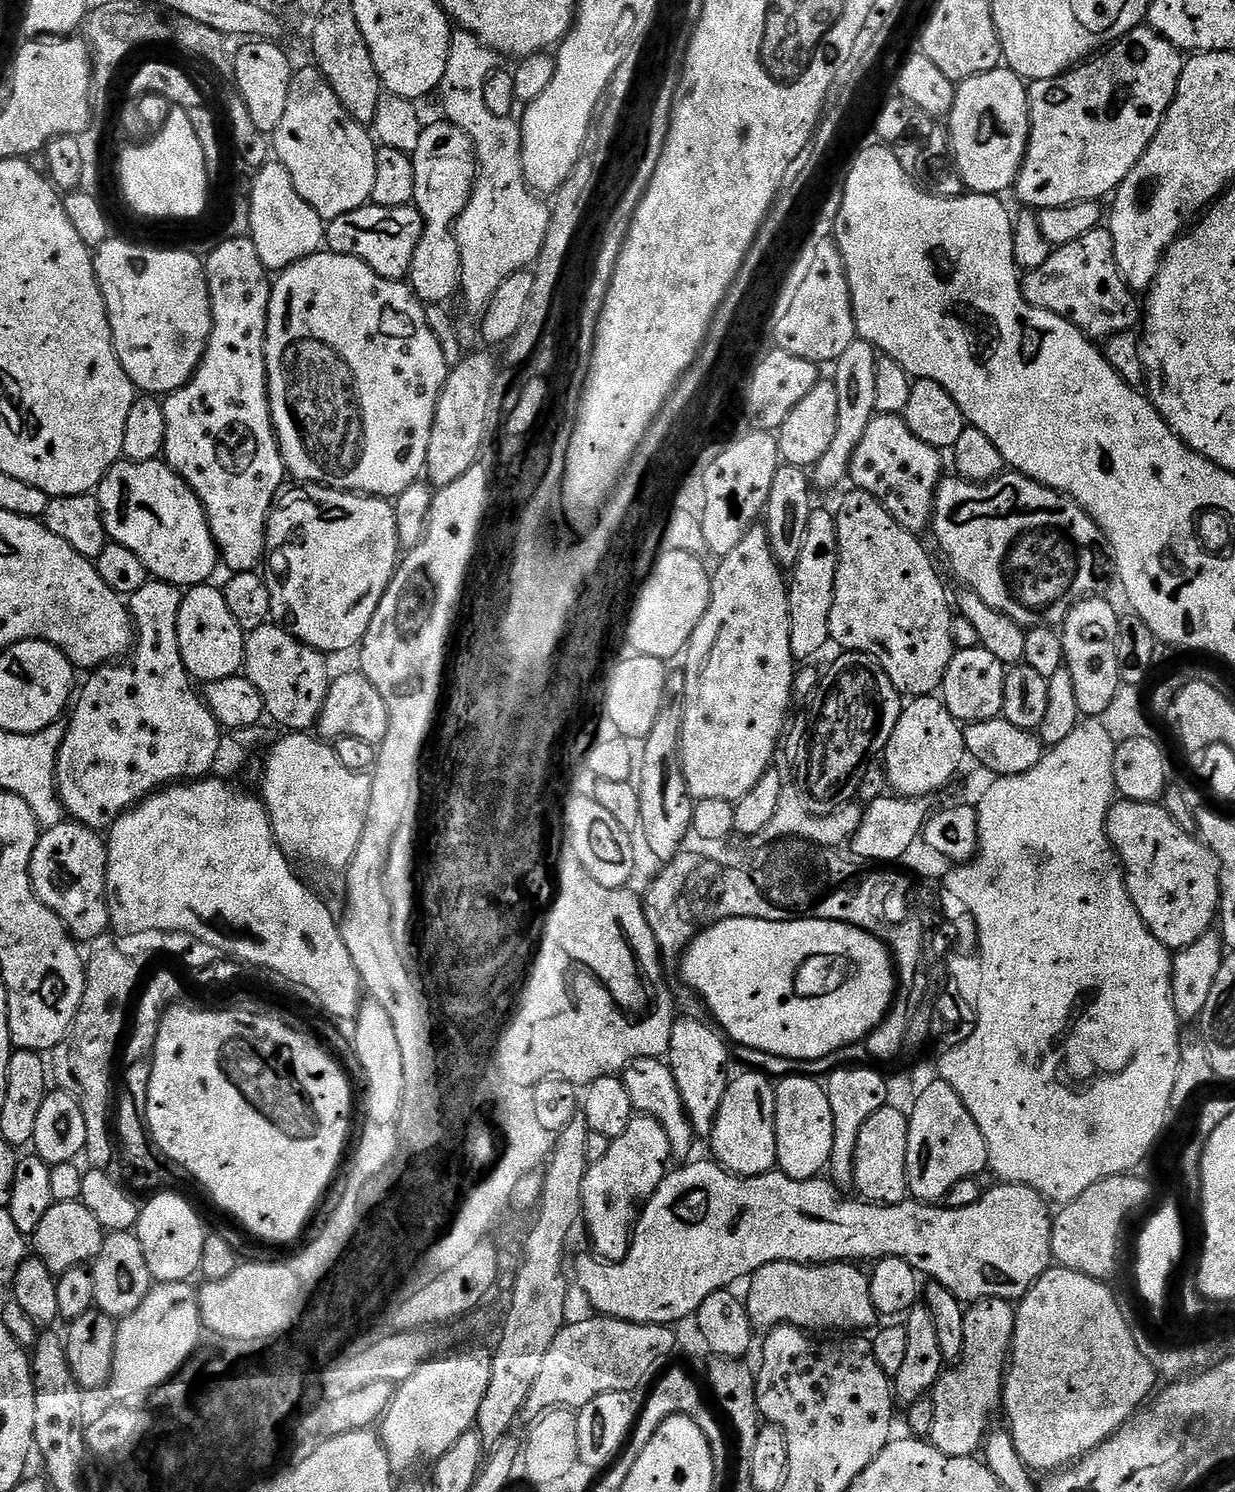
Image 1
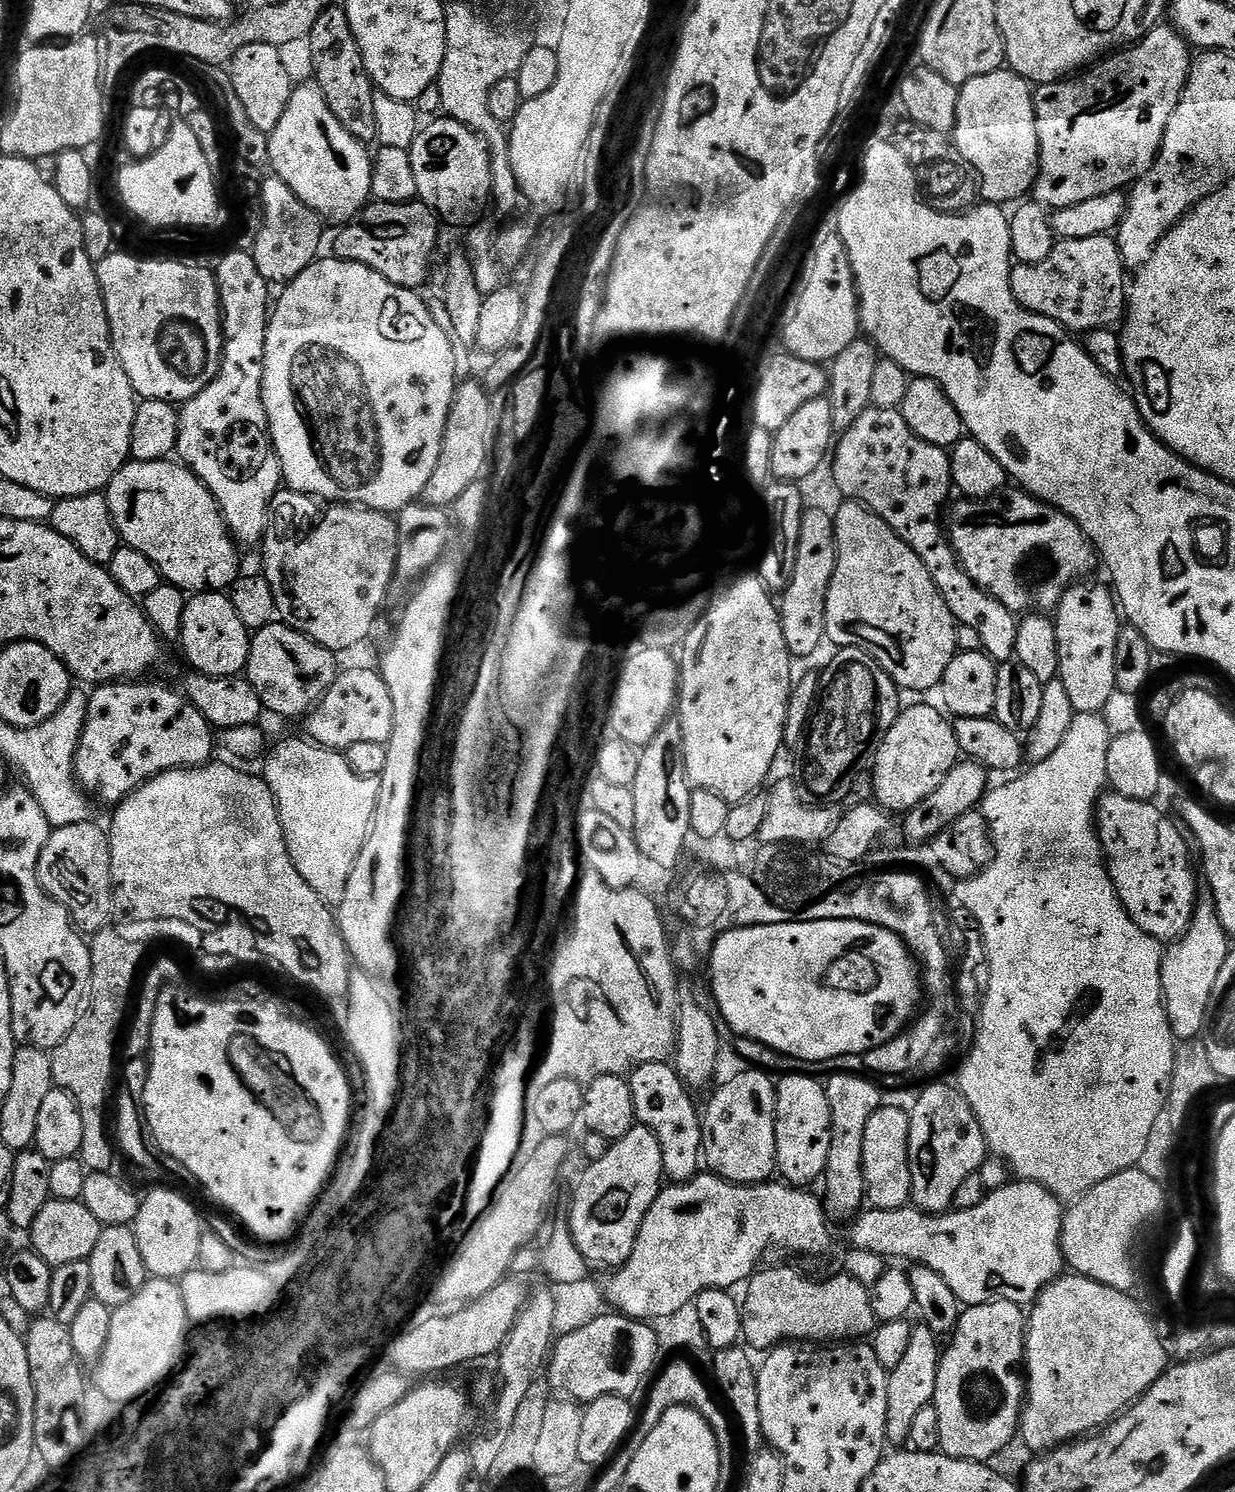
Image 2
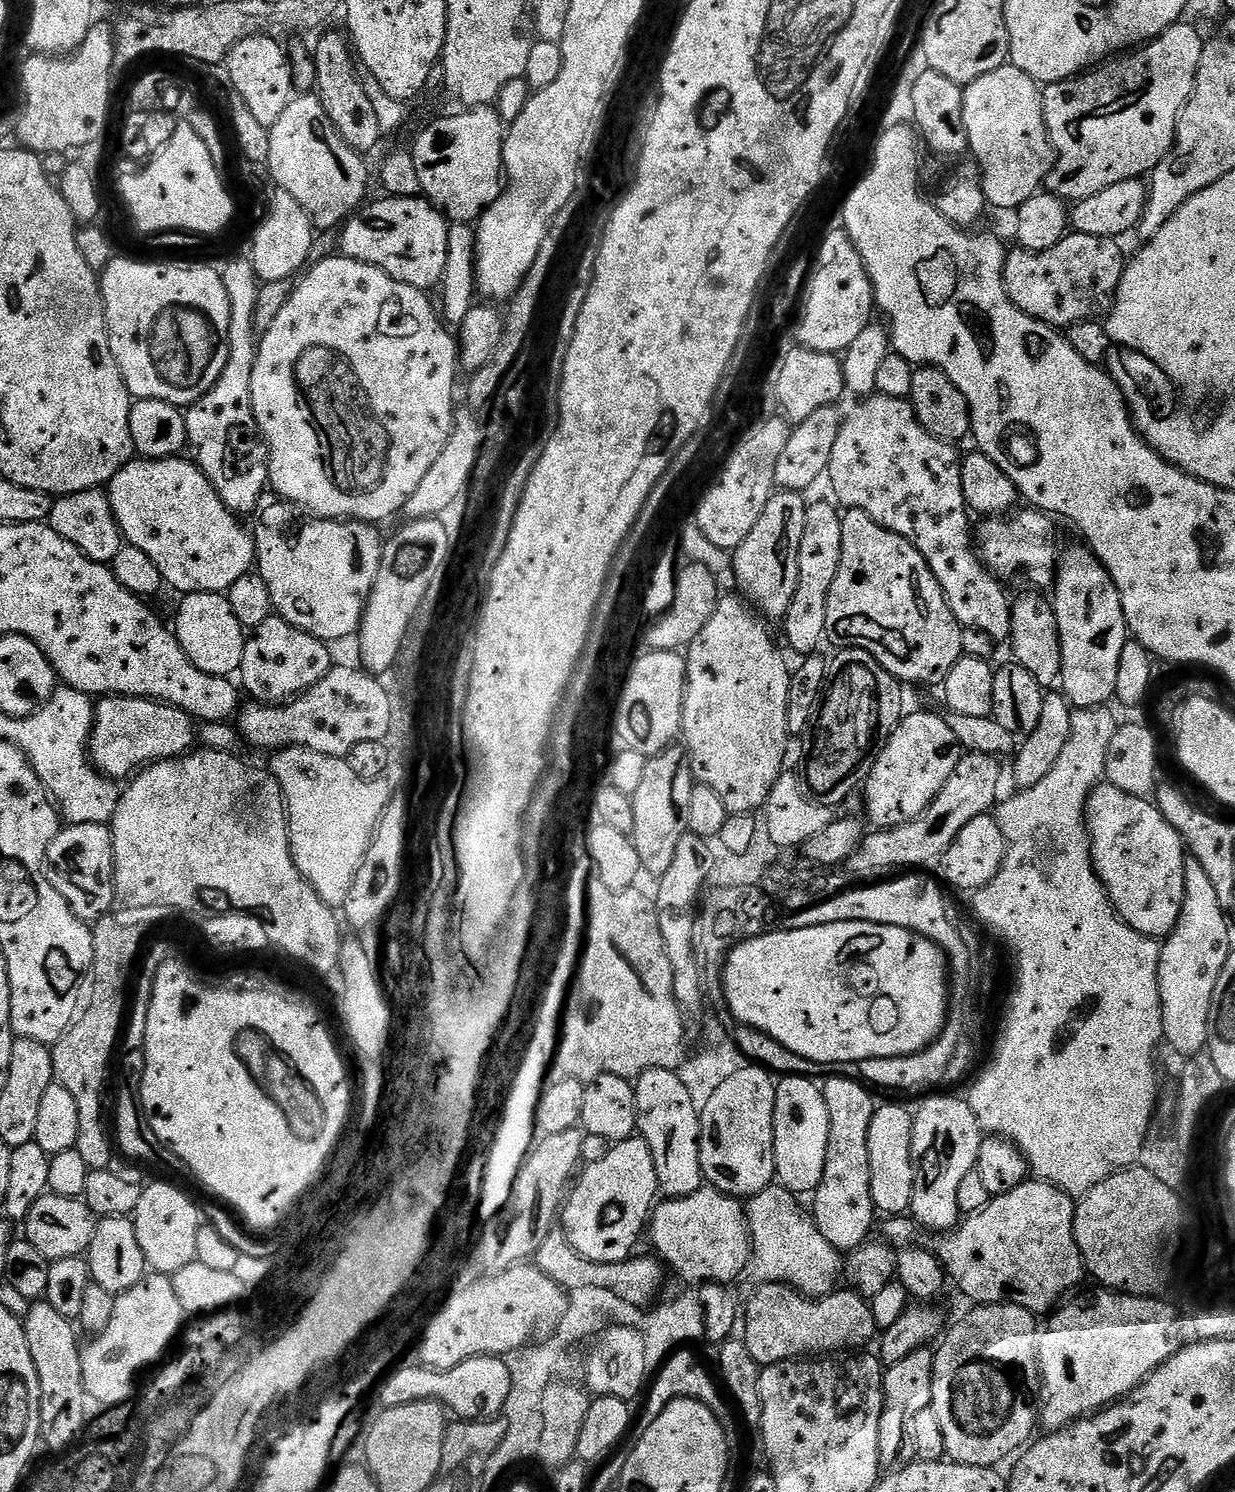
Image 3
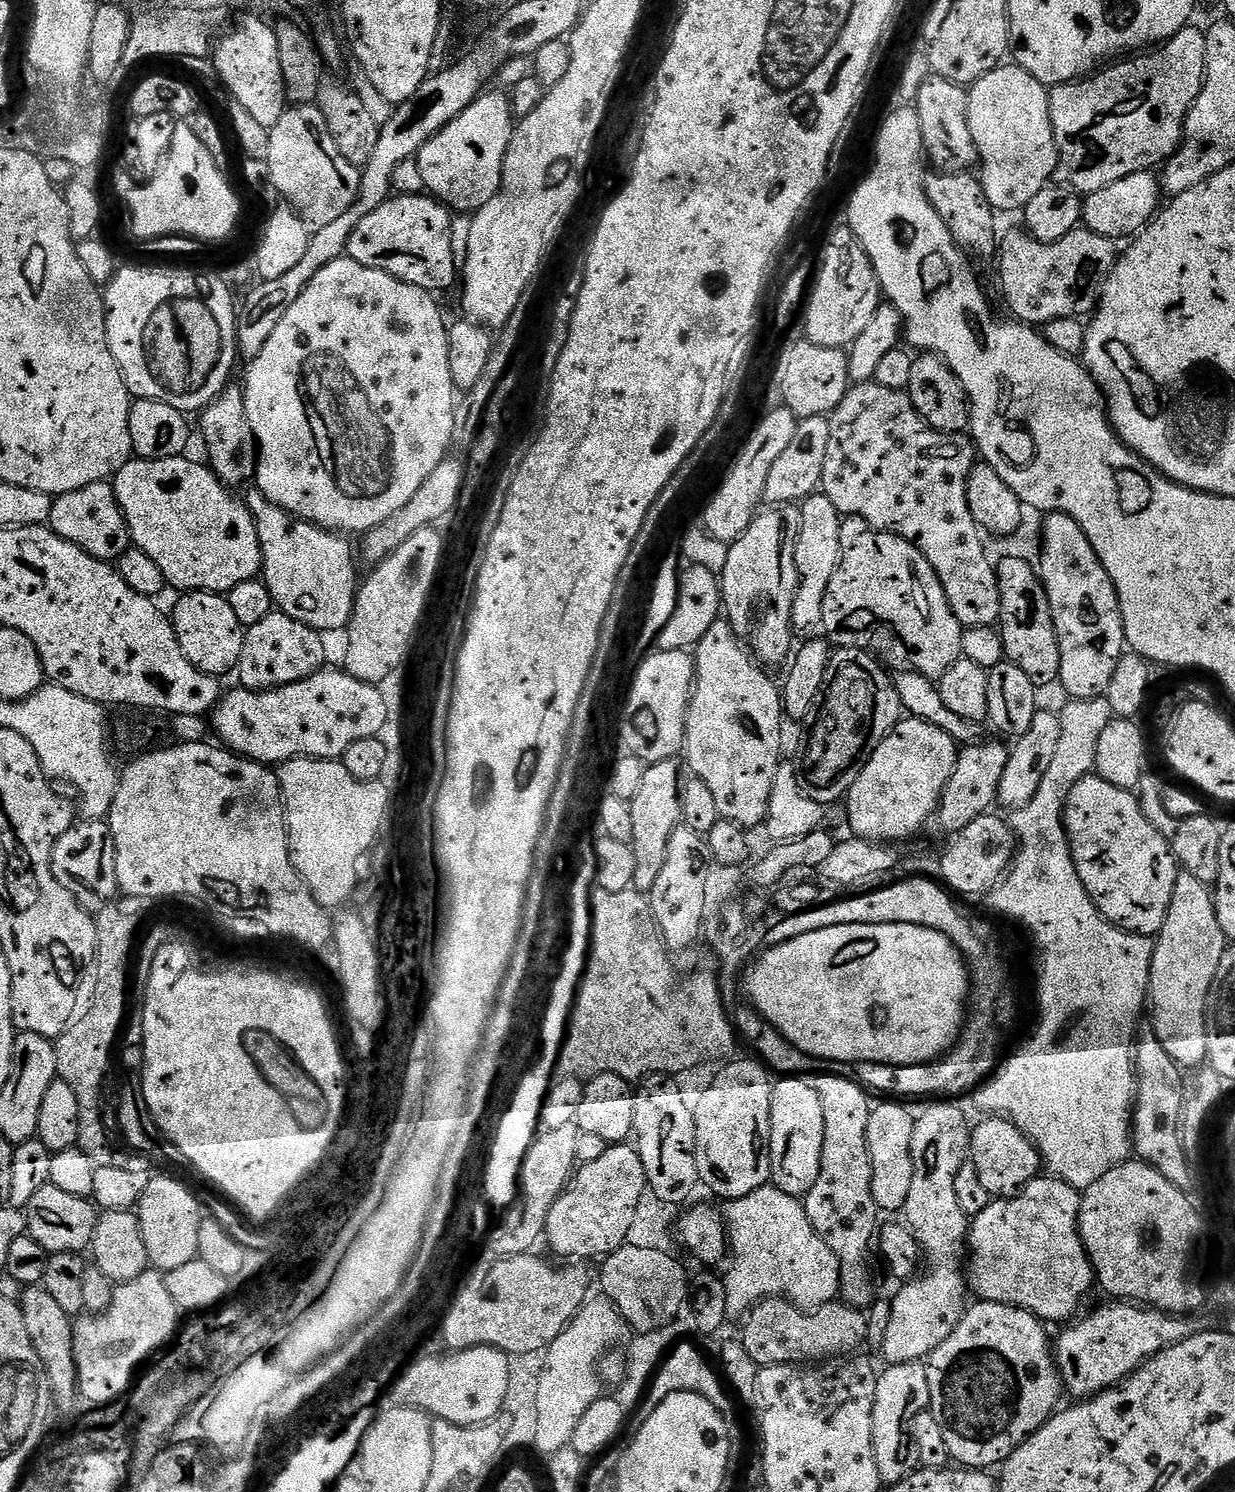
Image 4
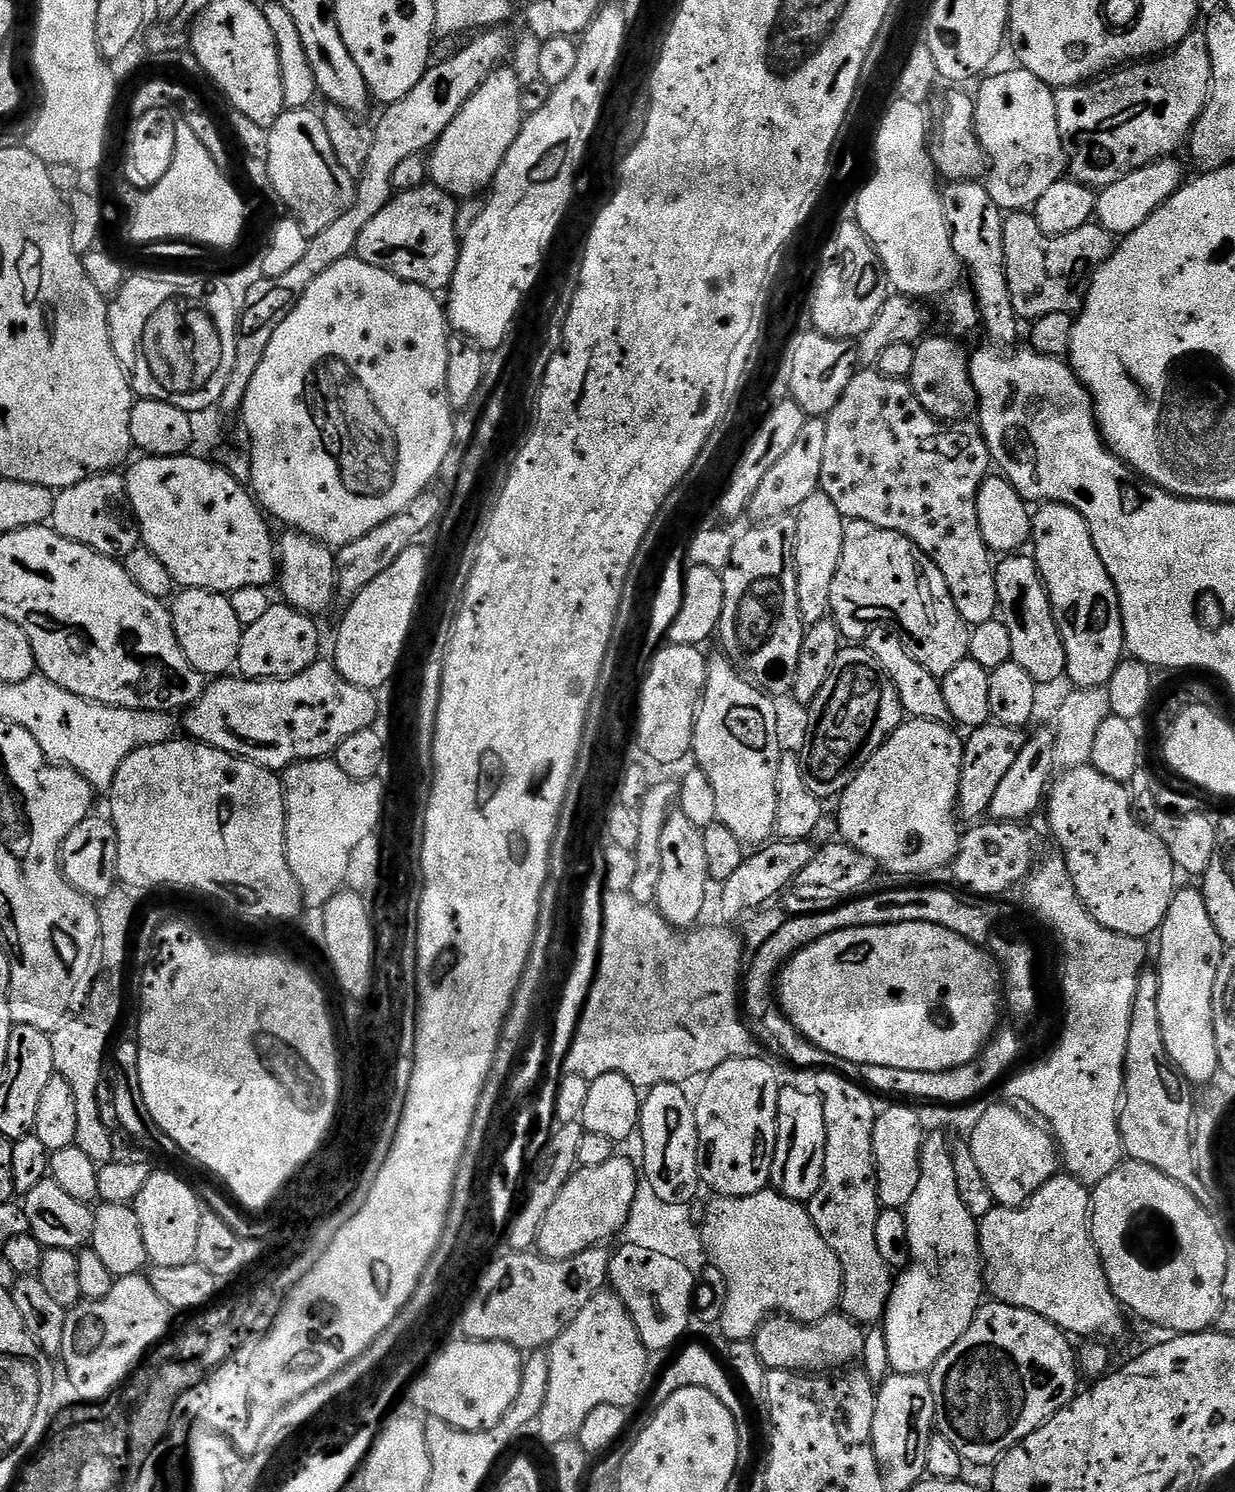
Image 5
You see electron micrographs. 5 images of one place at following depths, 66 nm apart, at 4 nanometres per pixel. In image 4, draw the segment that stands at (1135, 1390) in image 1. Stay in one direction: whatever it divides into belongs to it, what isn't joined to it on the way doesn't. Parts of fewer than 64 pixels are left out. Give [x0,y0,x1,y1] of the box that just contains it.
[1055,1302,1178,1398]

